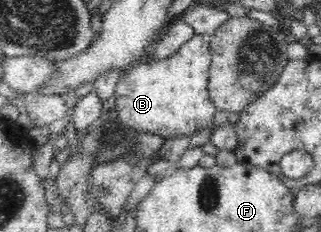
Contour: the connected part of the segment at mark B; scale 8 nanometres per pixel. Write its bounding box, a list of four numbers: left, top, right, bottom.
[115,35,217,138]

